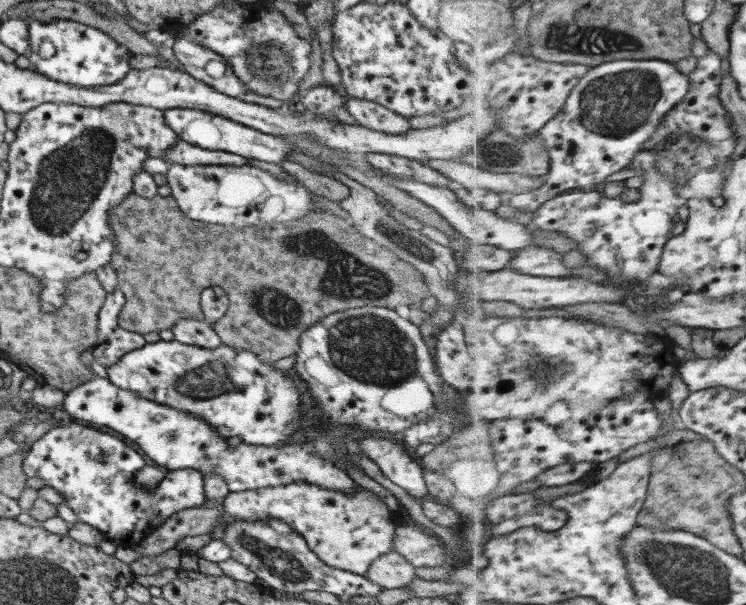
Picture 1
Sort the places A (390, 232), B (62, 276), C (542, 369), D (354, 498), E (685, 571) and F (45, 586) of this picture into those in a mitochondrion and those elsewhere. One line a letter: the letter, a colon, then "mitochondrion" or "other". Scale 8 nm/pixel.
A: mitochondrion
B: other
C: mitochondrion
D: other
E: mitochondrion
F: mitochondrion

